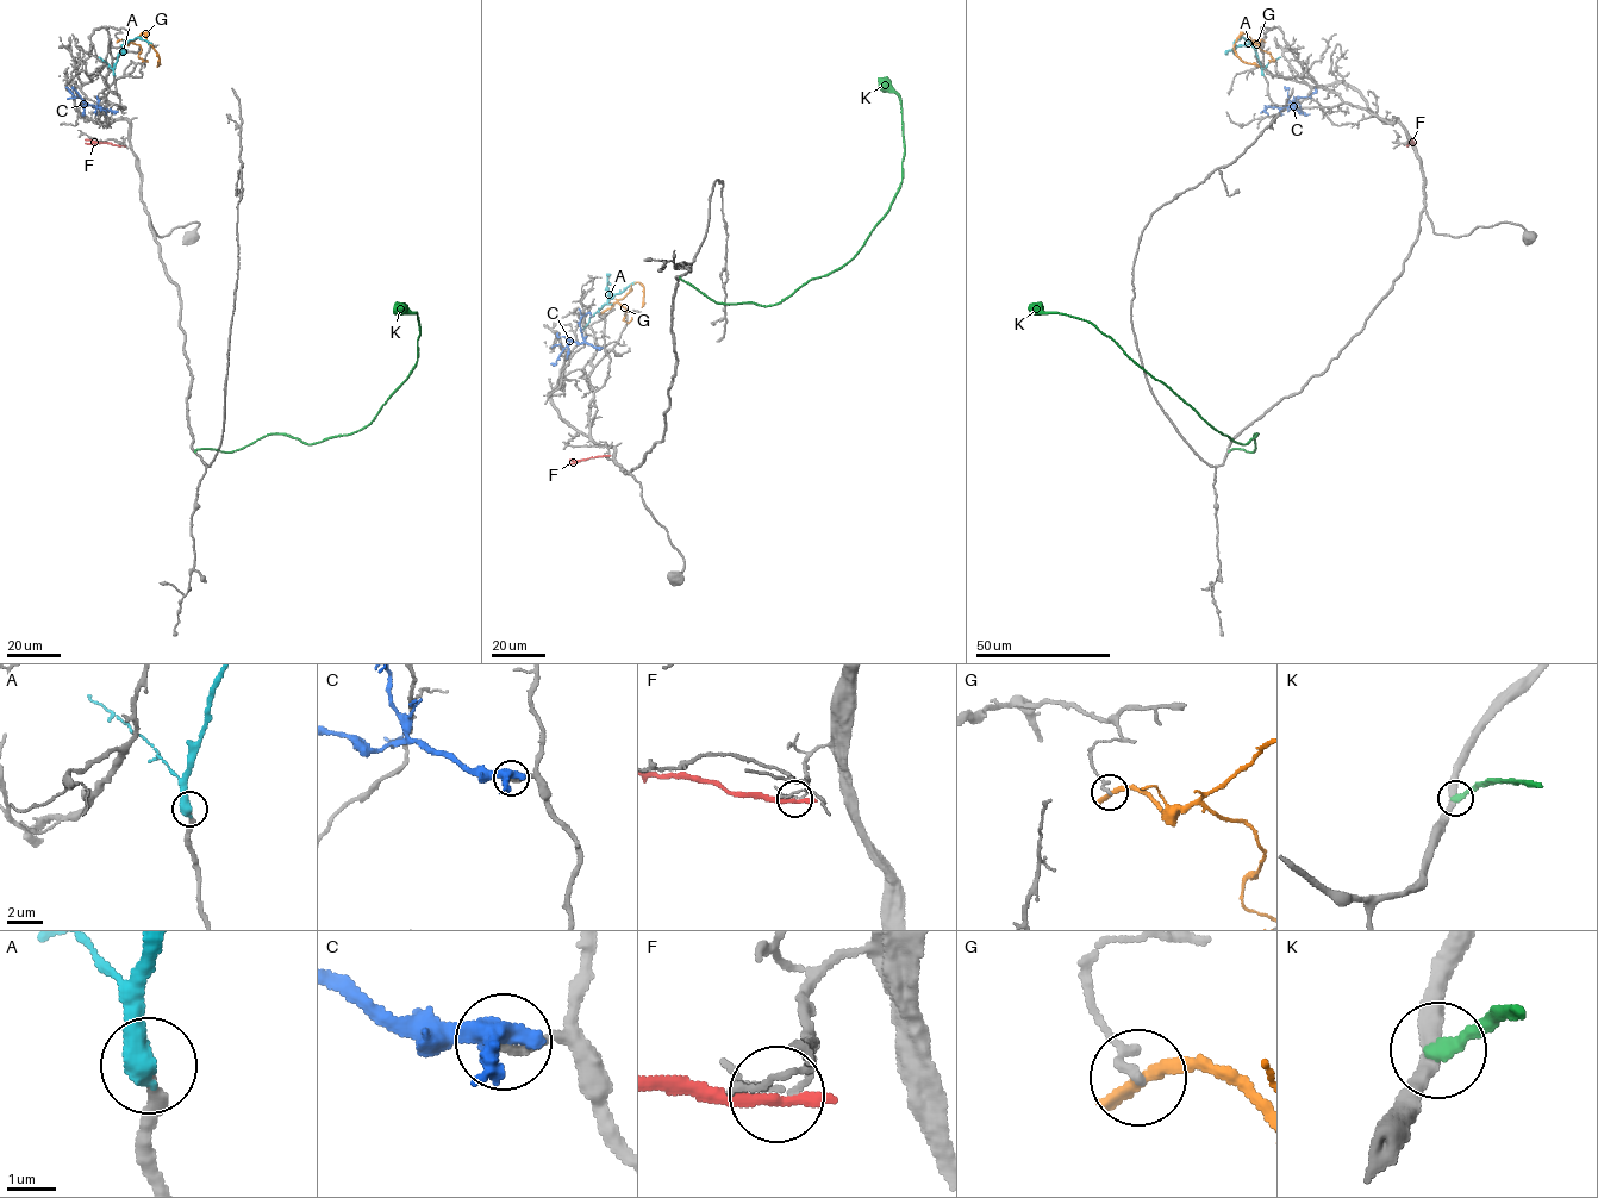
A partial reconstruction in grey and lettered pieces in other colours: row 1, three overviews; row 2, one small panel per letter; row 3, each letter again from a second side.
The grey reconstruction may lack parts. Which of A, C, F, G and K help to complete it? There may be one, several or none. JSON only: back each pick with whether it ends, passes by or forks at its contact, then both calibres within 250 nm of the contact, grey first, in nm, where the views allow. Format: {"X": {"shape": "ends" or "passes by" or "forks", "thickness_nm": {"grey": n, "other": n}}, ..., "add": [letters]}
{"A": {"shape": "ends", "thickness_nm": {"grey": 240, "other": 550}}, "add": ["A"]}

